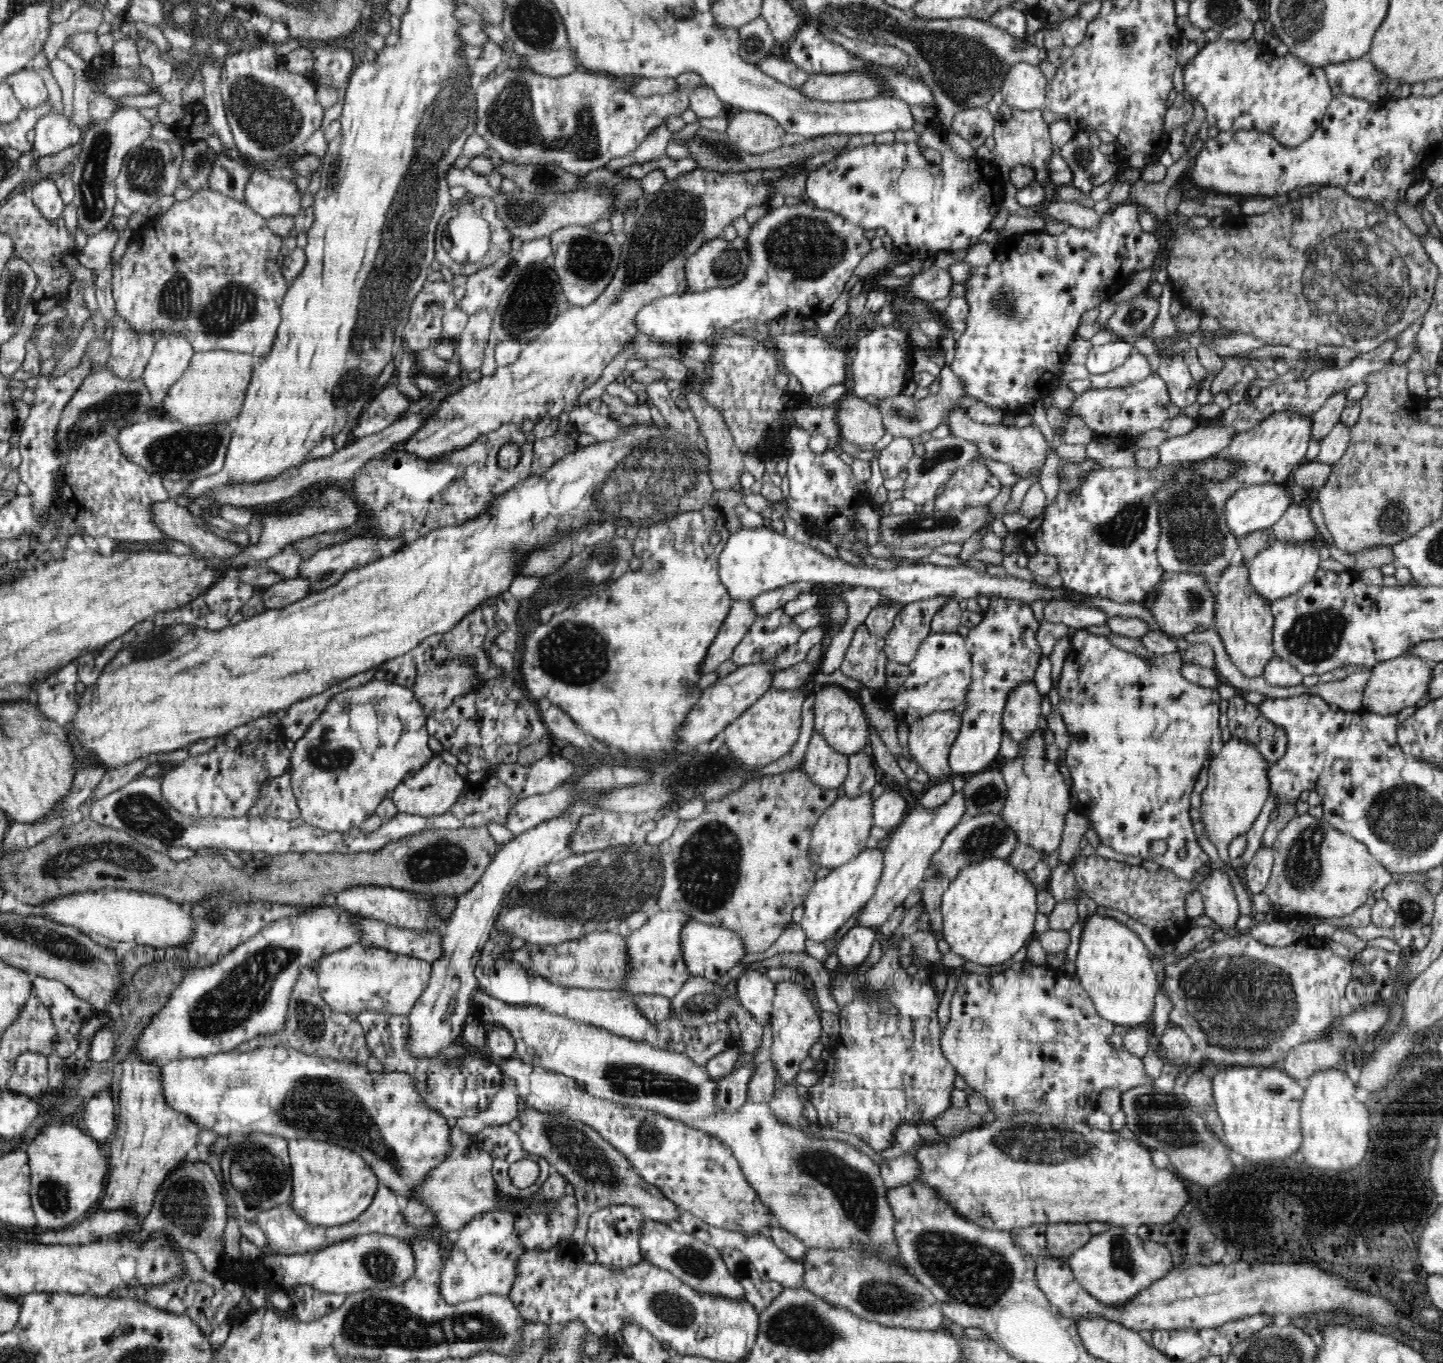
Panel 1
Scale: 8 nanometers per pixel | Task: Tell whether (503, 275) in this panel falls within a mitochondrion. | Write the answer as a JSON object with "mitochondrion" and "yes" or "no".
{"mitochondrion":"yes"}

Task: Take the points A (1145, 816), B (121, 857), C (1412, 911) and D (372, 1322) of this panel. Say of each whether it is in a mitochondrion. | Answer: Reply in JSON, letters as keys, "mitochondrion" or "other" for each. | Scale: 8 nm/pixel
{"A":"other","B":"mitochondrion","C":"mitochondrion","D":"mitochondrion"}

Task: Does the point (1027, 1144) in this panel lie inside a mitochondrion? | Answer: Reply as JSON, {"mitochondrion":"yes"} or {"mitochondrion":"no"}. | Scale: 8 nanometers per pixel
{"mitochondrion":"yes"}

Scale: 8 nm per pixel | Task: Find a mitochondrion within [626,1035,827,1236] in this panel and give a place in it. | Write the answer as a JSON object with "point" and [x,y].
{"point":[650,1137]}

